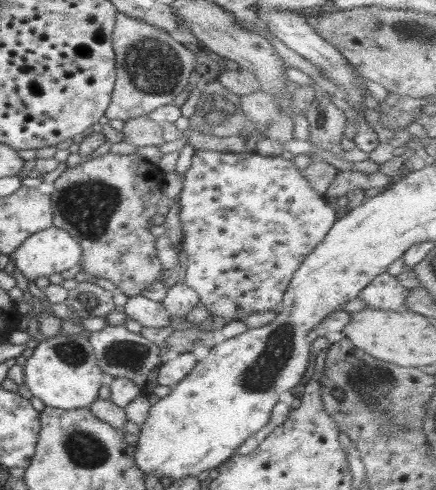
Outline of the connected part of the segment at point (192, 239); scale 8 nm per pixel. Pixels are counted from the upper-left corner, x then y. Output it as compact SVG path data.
M196 149L190 168L182 176L183 187L177 198L186 253L184 283L196 292L211 316L226 321L244 322L250 314L278 312L293 275L337 221L337 207L310 186L292 160L281 156Z

